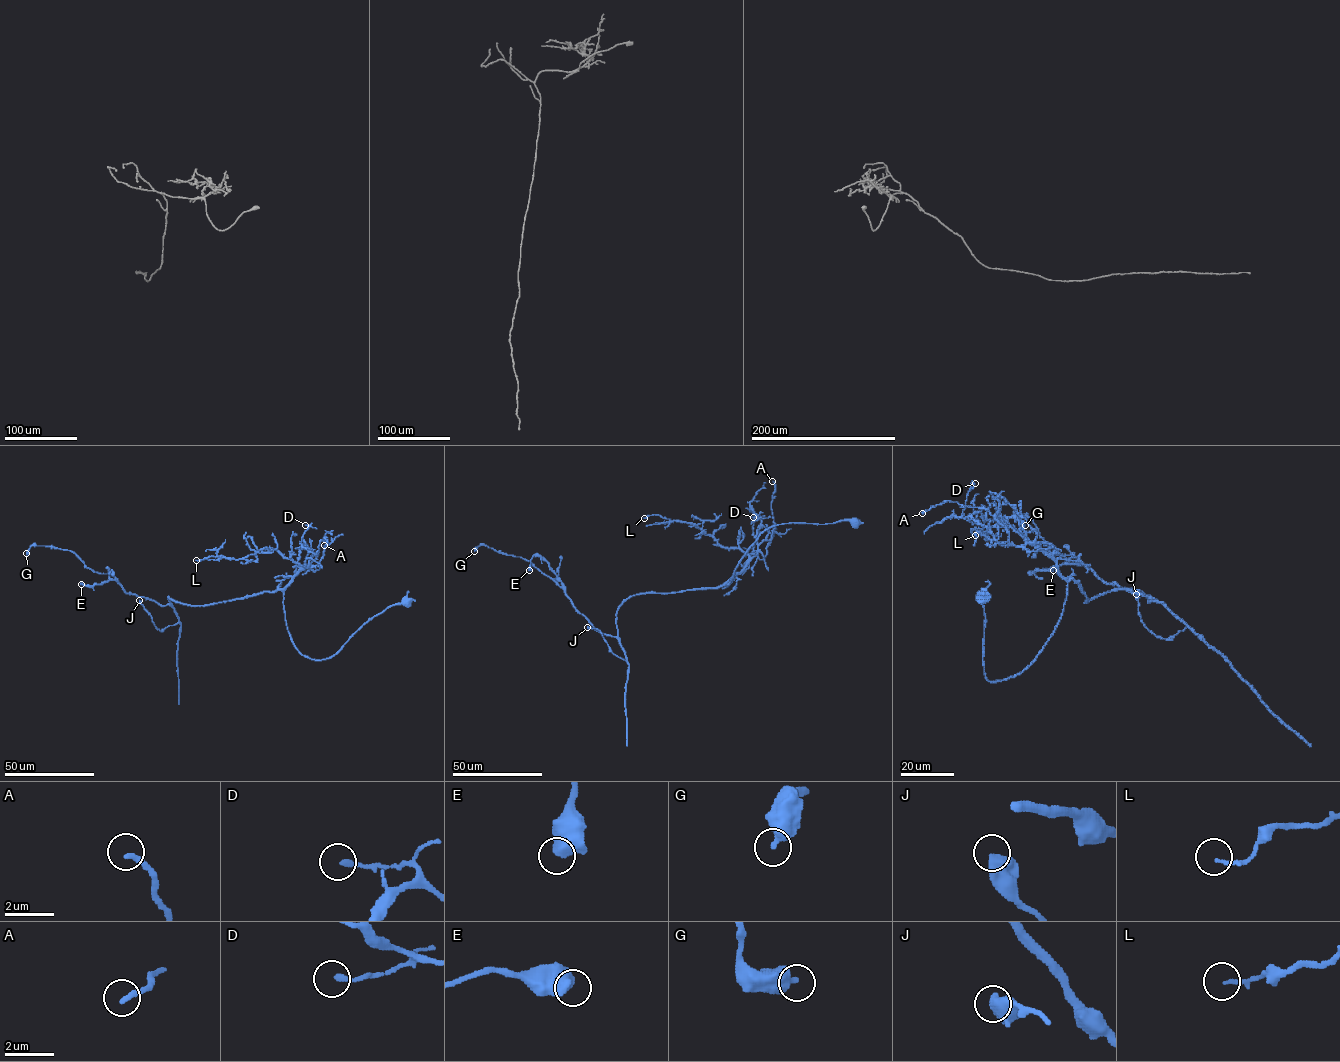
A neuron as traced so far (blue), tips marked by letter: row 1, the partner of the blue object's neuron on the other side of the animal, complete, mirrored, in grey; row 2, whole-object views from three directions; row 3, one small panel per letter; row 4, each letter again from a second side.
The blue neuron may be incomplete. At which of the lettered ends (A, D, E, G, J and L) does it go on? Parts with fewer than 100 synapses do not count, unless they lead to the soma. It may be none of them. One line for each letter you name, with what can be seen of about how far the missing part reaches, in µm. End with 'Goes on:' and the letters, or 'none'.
Goes on: none

